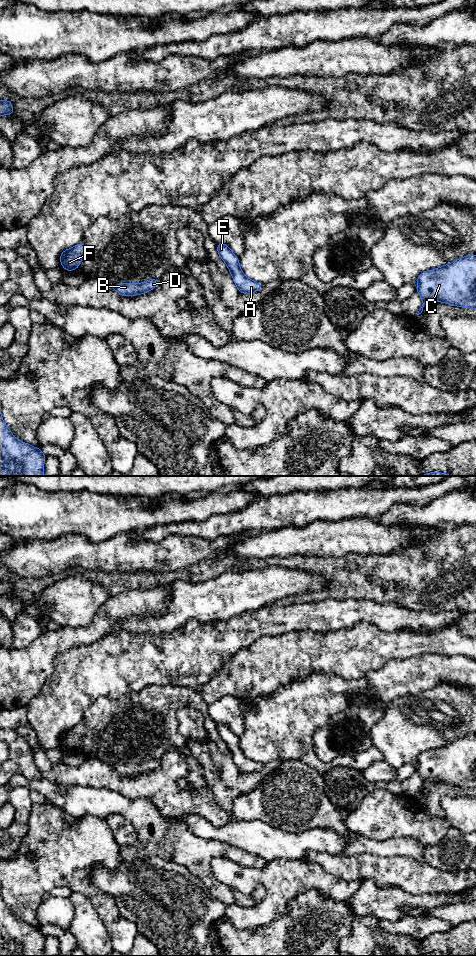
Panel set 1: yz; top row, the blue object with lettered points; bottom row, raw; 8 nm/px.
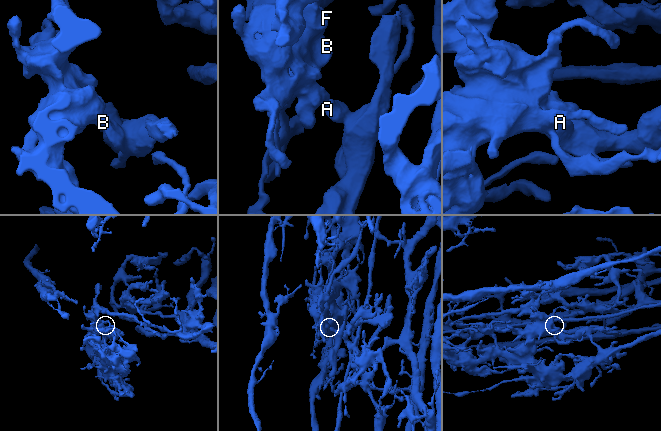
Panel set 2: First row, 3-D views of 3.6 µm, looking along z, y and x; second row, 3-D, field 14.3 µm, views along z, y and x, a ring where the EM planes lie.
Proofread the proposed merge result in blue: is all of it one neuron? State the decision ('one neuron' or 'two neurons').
one neuron

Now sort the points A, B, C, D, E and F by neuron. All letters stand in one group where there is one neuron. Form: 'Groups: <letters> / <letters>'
Groups: A B C D E F

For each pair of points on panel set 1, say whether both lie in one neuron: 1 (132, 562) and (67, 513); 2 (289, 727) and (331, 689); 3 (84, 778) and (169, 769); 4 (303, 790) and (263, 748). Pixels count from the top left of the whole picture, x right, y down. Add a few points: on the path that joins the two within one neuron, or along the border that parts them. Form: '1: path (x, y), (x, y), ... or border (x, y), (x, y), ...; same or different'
1: border (125, 532), (97, 542), (90, 542), (80, 535); different
2: path (299, 717), (321, 695); same
3: path (105, 778), (118, 783), (148, 783); same
4: border (281, 759), (298, 759), (304, 763); different

